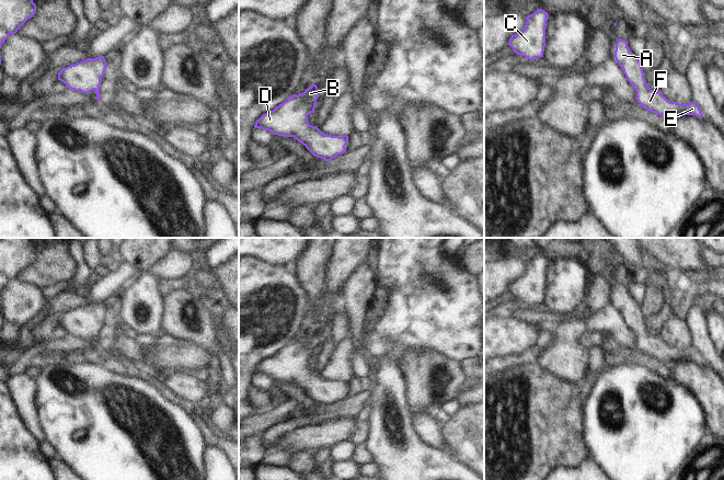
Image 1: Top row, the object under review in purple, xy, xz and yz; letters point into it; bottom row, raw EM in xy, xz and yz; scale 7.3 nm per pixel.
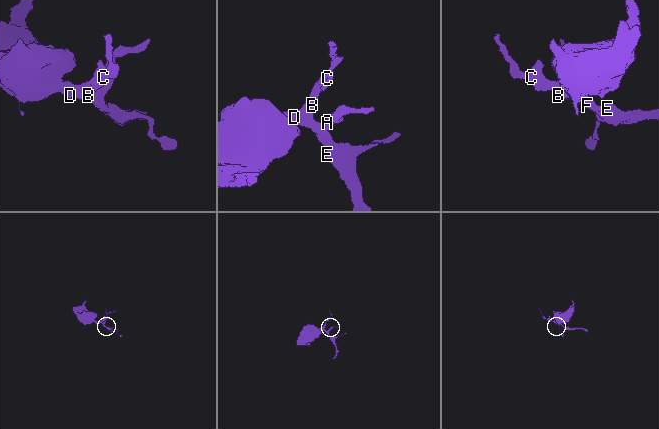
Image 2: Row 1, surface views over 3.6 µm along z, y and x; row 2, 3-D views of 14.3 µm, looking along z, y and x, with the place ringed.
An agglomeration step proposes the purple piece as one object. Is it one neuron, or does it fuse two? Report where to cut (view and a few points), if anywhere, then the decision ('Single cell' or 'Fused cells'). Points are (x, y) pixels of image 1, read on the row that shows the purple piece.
No split. Single cell

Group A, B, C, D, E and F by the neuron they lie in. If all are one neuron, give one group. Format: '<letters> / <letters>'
A B C D E F

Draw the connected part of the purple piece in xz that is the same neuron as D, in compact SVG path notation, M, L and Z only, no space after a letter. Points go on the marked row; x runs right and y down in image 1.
M312 84L301 94L290 99L263 114L254 125L273 135L294 137L301 142L314 157L331 161L346 152L348 136L332 136L322 133L308 122L308 115L314 113L318 100L318 87Z

